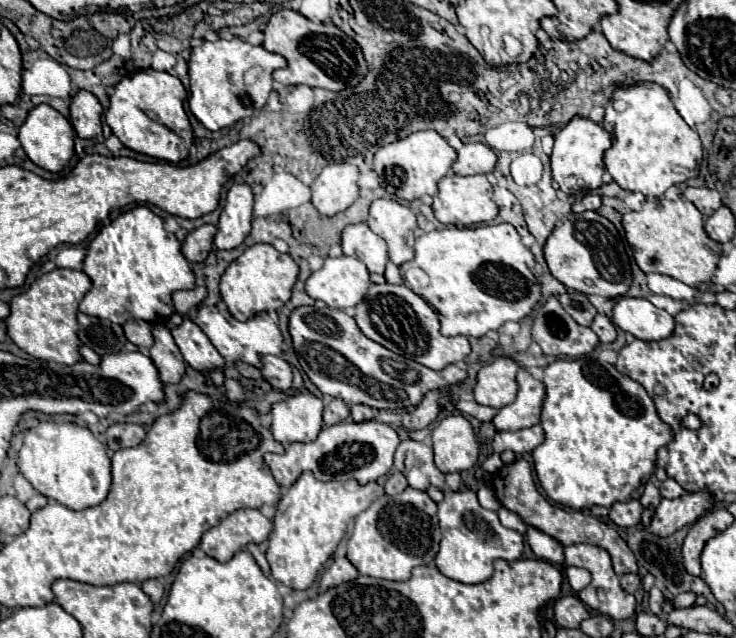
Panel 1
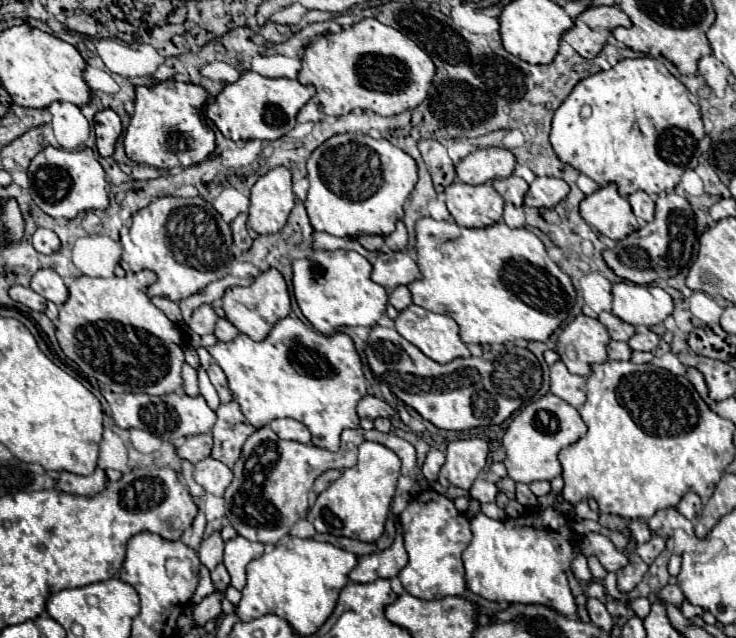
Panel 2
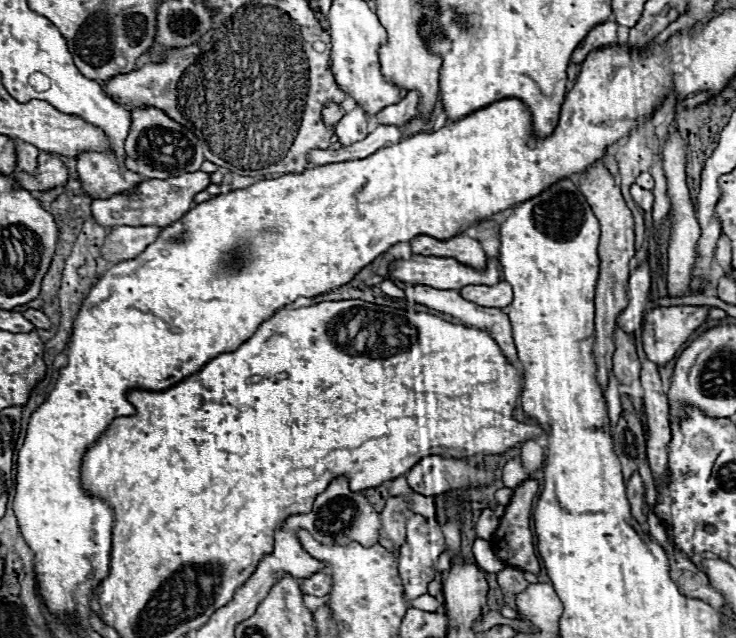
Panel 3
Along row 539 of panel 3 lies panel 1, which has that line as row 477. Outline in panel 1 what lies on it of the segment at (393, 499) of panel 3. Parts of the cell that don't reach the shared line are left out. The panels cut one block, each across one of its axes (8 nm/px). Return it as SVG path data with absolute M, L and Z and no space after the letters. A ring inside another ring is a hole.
M392 470L392 474L388 476L388 480L386 480L386 484L384 484L386 494L392 496L392 494L398 494L398 492L402 492L402 490L406 490L406 488L408 488L406 476L402 476L402 472L398 472L398 470Z

